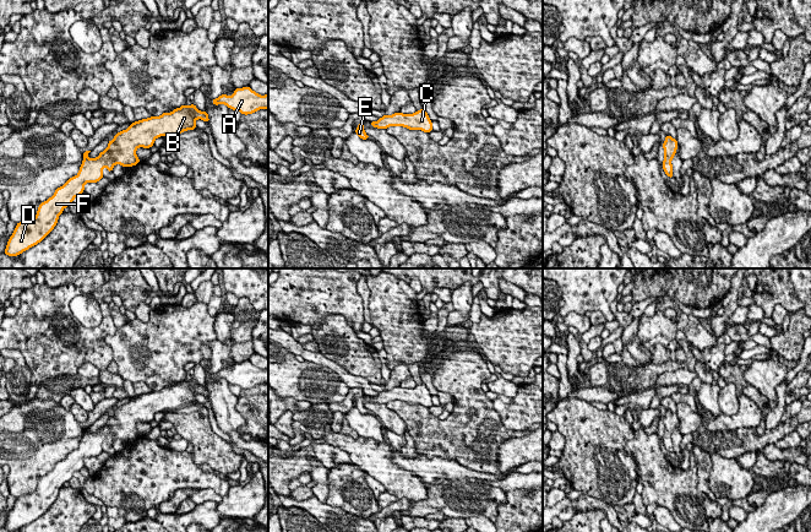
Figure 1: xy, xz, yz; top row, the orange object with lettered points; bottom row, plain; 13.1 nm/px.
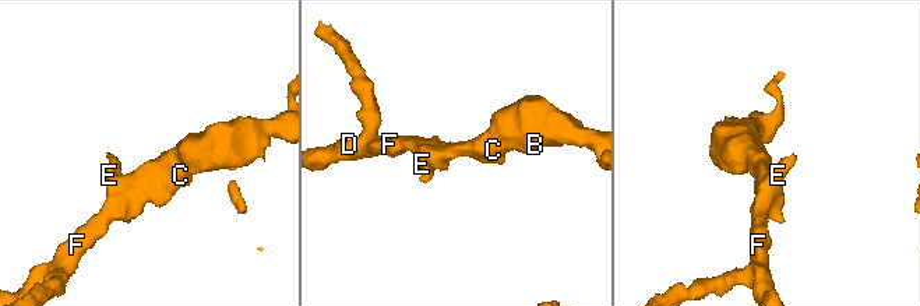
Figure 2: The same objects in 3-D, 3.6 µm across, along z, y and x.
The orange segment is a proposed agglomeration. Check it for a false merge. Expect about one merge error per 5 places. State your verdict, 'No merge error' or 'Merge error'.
No merge error

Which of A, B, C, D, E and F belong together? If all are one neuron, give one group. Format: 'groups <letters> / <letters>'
groups A B C D E F

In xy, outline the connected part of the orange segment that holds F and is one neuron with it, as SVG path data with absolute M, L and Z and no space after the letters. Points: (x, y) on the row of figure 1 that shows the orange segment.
M192 103L175 108L172 113L151 116L130 124L126 130L116 132L108 147L97 158L89 158L91 151L83 152L83 161L78 174L70 178L62 186L58 188L51 197L42 202L37 216L16 224L9 238L5 254L17 256L29 248L40 243L56 226L59 216L69 207L74 199L81 196L86 183L97 183L103 175L103 168L113 172L115 164L124 168L140 163L136 154L138 147L151 148L154 140L160 136L175 136L187 130L195 130L195 121L201 119L209 121L207 110L201 112Z

